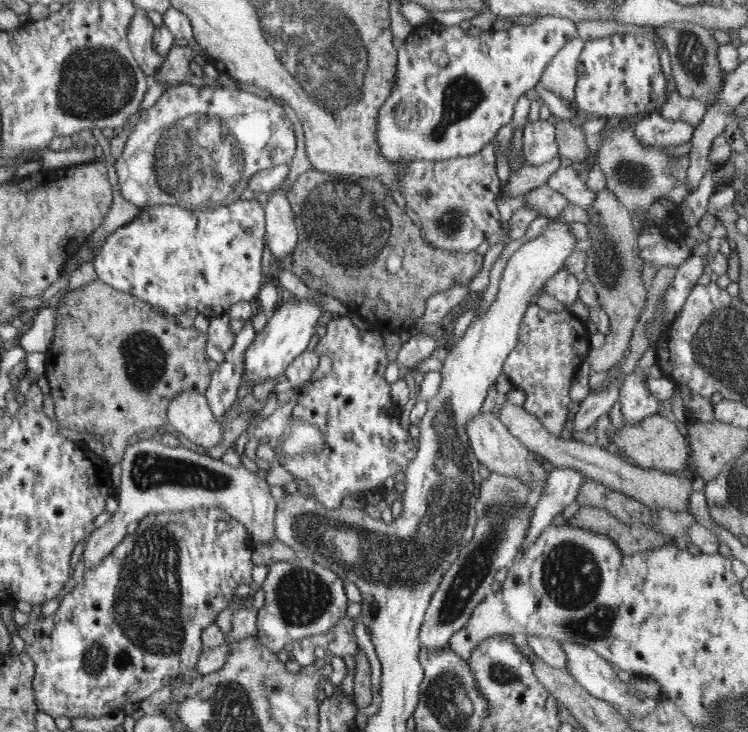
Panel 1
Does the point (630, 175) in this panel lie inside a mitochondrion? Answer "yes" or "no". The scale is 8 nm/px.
yes

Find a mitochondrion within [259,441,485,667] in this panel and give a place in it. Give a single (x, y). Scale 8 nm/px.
(302, 596)

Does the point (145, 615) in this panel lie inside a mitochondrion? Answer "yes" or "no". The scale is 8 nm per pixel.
yes

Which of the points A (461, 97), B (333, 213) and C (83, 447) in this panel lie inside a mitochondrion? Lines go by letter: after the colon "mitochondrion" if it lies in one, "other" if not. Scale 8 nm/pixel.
A: mitochondrion
B: mitochondrion
C: other

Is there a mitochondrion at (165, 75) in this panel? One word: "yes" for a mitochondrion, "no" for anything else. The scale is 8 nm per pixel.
no

